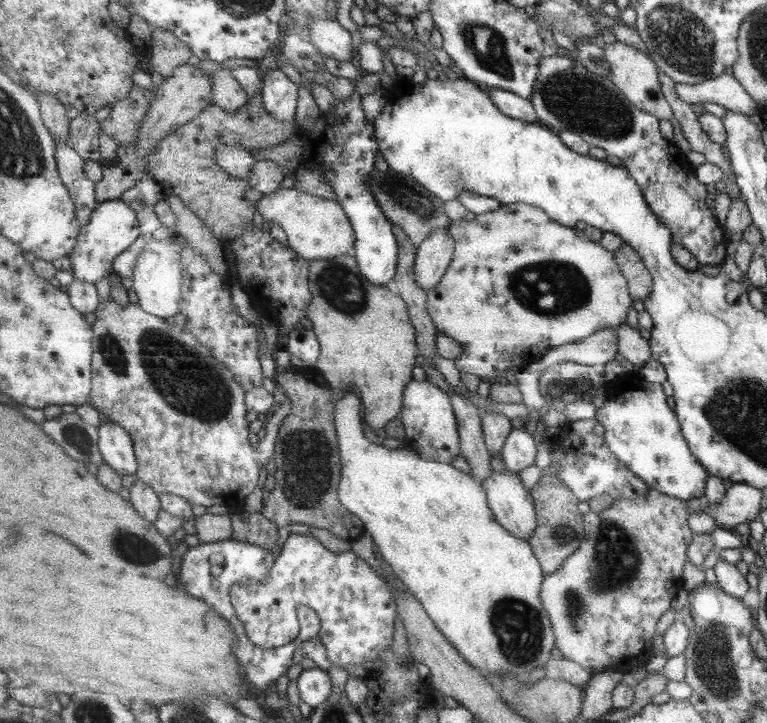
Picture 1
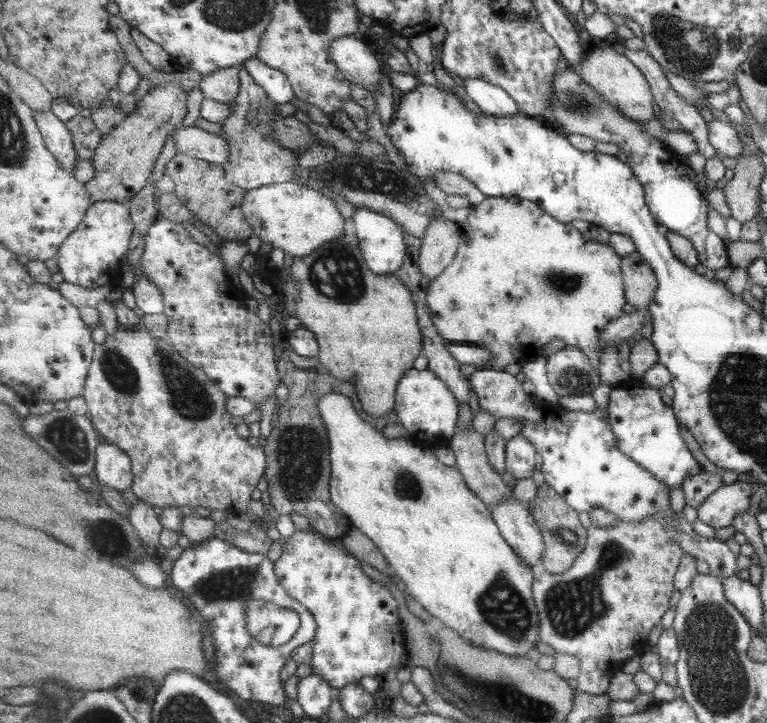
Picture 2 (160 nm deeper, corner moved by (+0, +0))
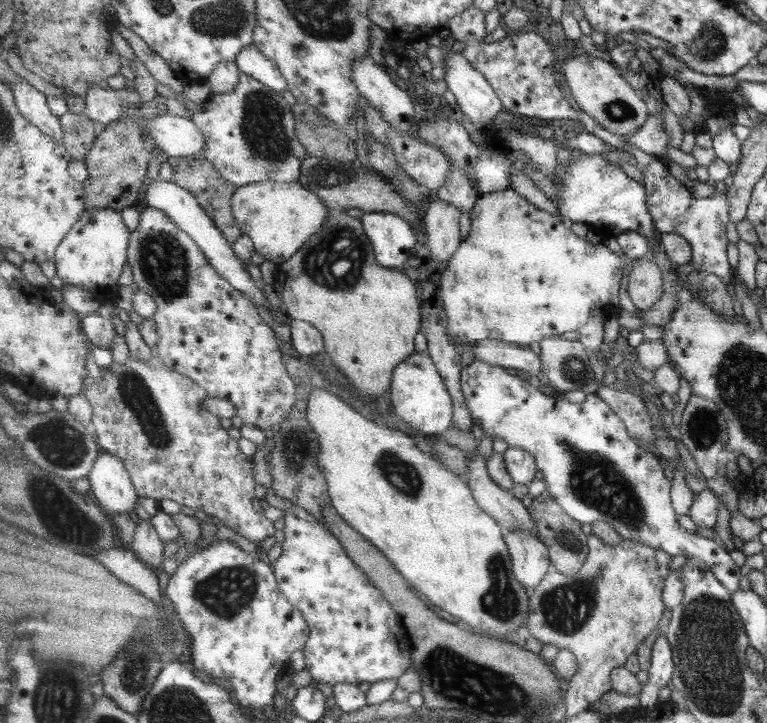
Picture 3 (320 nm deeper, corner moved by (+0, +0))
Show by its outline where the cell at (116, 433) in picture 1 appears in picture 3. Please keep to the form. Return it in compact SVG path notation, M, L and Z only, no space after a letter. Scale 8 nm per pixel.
M103 452L88 477L92 486L90 494L104 508L104 515L113 518L135 511L140 494L119 457Z

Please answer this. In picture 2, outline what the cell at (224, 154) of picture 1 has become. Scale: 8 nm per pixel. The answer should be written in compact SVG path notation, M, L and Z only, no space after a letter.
M181 124L171 135L175 139L178 152L187 157L222 166L228 162L229 156L231 156L230 144L224 137L207 132L195 125Z

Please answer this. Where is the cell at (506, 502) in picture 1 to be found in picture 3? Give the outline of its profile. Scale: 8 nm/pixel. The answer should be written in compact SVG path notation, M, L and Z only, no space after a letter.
M509 530L501 533L512 560L513 577L529 592L540 584L551 566L548 547L527 531Z

